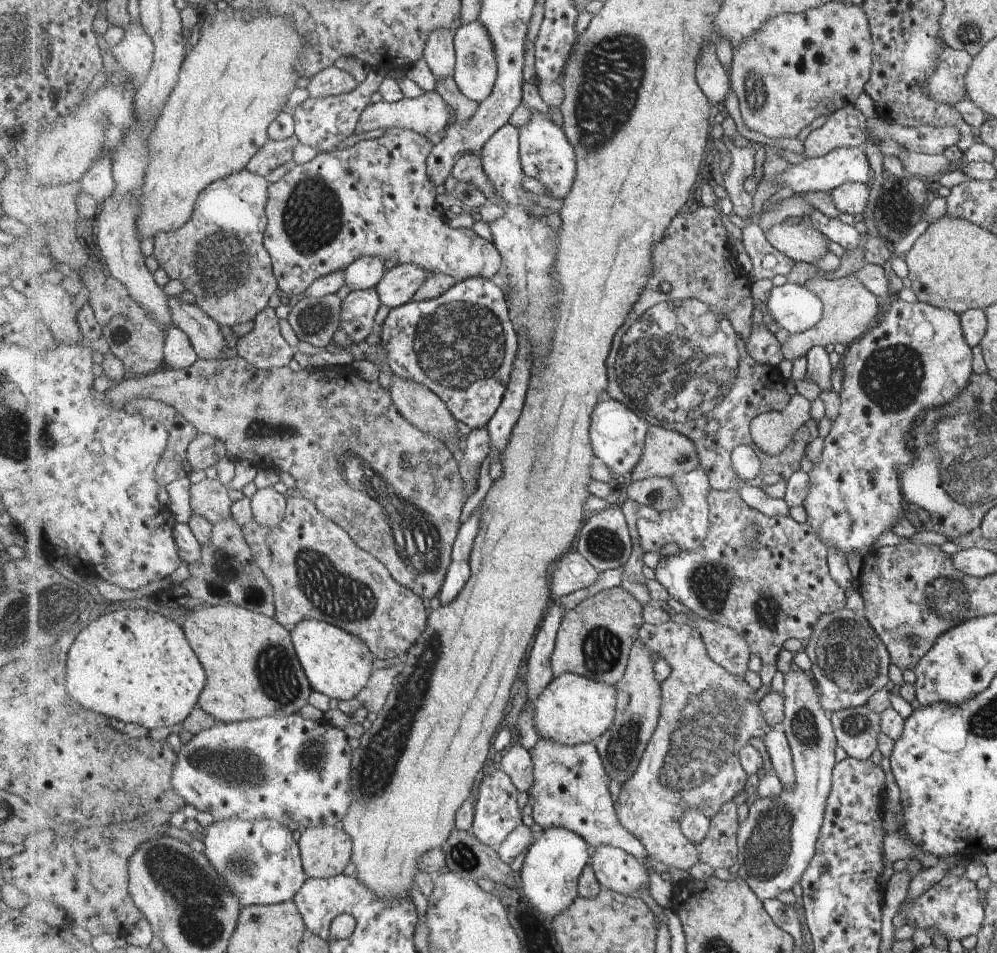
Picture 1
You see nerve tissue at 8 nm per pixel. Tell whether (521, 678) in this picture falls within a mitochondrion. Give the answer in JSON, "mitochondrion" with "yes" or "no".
{"mitochondrion":"no"}

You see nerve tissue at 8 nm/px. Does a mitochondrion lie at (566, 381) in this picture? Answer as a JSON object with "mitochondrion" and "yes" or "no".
{"mitochondrion":"no"}

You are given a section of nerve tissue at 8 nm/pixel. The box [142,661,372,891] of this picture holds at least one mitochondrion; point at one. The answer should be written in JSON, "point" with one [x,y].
{"point":[240,768]}

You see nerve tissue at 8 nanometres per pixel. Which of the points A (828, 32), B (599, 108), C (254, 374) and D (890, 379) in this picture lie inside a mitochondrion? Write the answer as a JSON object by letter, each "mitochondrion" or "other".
{"A":"other","B":"mitochondrion","C":"other","D":"mitochondrion"}

